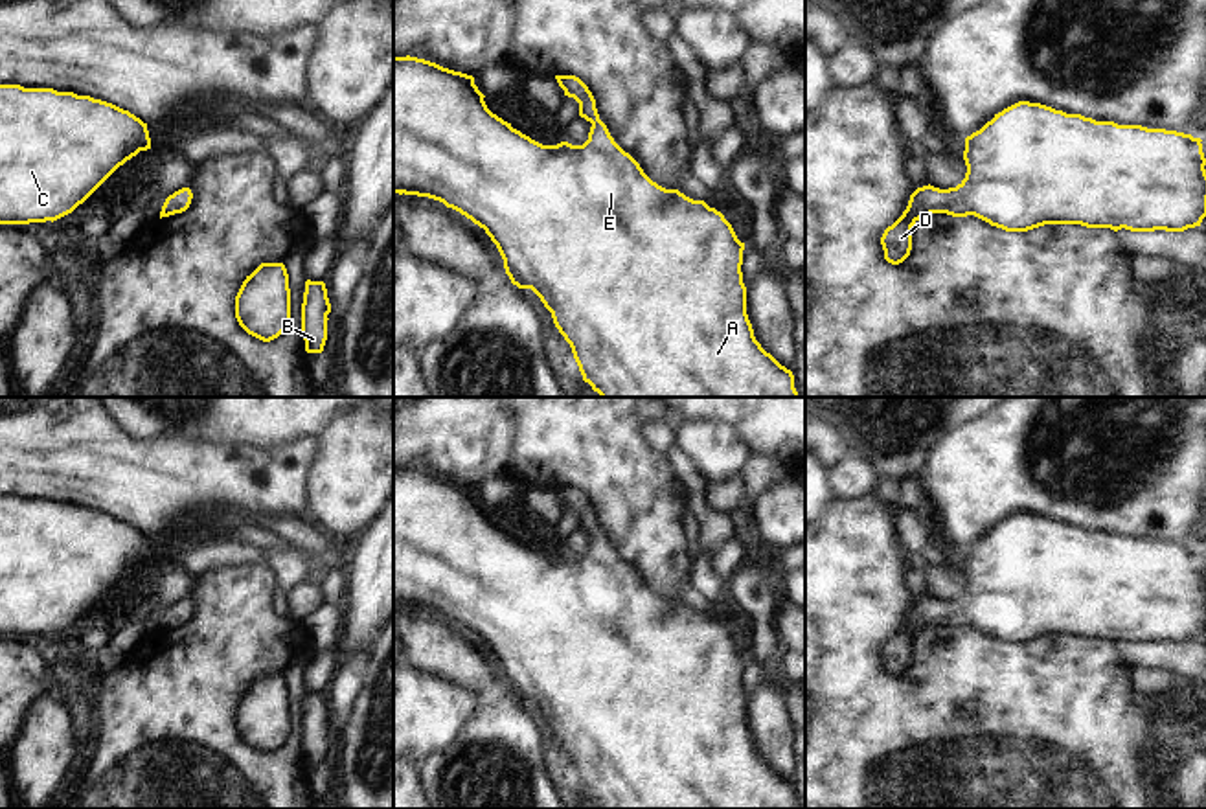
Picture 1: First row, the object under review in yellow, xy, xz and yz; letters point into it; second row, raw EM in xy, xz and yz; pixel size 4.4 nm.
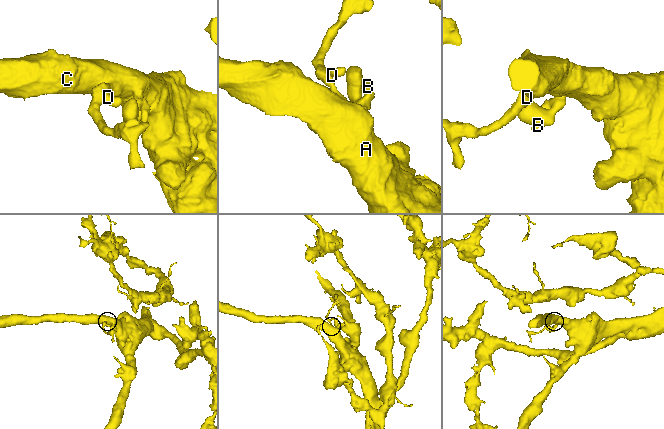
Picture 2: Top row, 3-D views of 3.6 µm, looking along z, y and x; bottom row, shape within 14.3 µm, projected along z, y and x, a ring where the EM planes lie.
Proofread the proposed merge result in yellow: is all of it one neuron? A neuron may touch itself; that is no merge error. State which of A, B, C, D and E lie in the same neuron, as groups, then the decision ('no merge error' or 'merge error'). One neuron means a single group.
A B C D E | no merge error

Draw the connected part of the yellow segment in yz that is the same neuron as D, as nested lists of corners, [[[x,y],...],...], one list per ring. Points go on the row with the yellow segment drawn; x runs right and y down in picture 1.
[[[1018,101],[965,138],[965,178],[949,189],[917,188],[903,215],[884,230],[884,259],[903,263],[912,250],[912,226],[925,215],[974,215],[1006,232],[1044,224],[1184,232],[1206,217],[1206,158],[1191,134],[1096,121],[1052,107]]]

